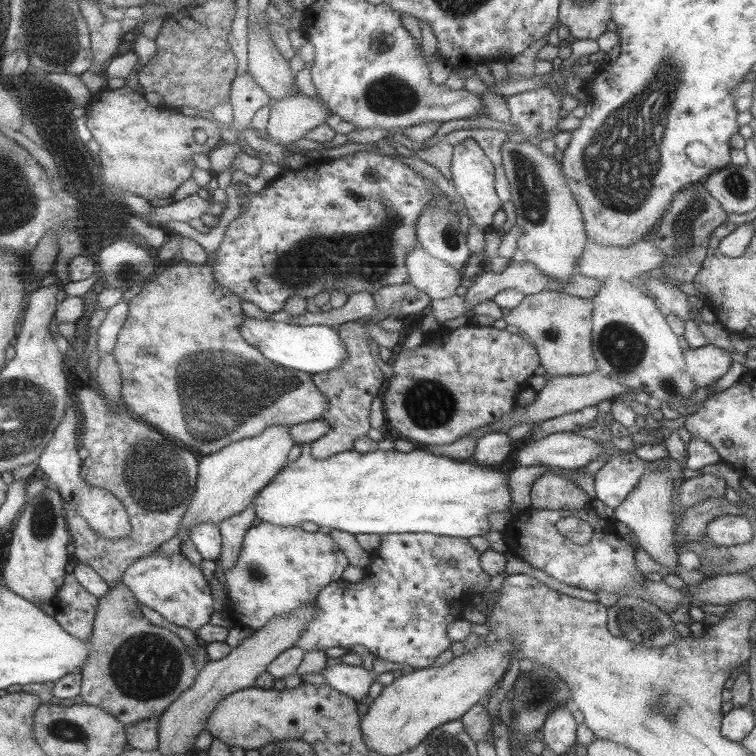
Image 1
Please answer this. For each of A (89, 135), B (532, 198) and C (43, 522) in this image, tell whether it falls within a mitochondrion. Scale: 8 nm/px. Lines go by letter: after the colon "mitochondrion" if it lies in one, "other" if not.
A: other
B: mitochondrion
C: mitochondrion

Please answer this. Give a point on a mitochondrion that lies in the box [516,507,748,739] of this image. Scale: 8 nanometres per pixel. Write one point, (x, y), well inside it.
(637, 621)

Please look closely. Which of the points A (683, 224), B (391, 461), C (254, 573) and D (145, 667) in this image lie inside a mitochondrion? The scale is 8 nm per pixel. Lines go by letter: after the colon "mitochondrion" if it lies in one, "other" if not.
A: mitochondrion
B: other
C: mitochondrion
D: mitochondrion

